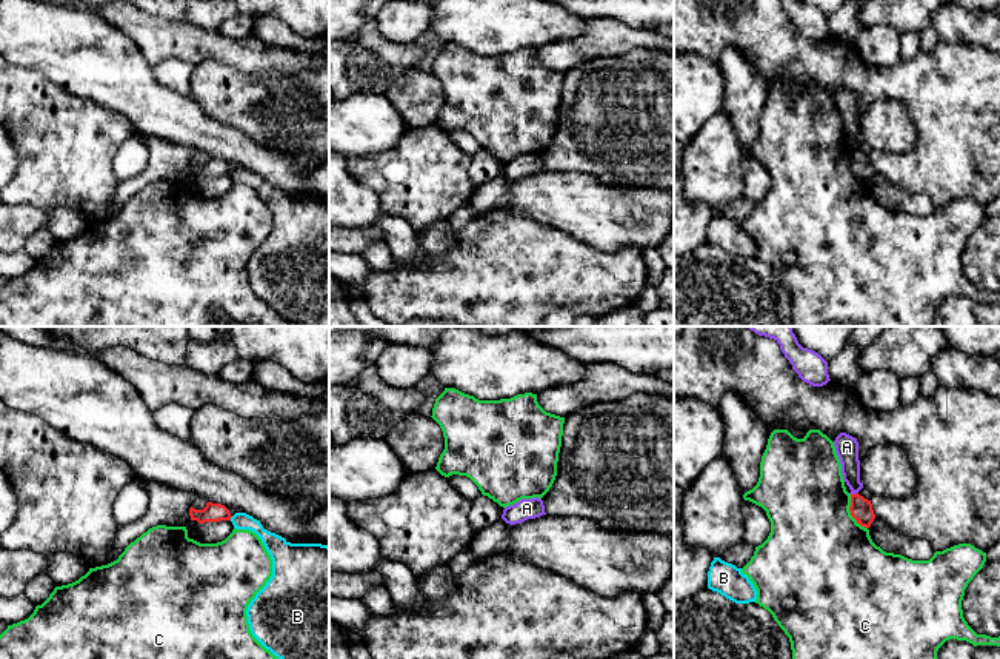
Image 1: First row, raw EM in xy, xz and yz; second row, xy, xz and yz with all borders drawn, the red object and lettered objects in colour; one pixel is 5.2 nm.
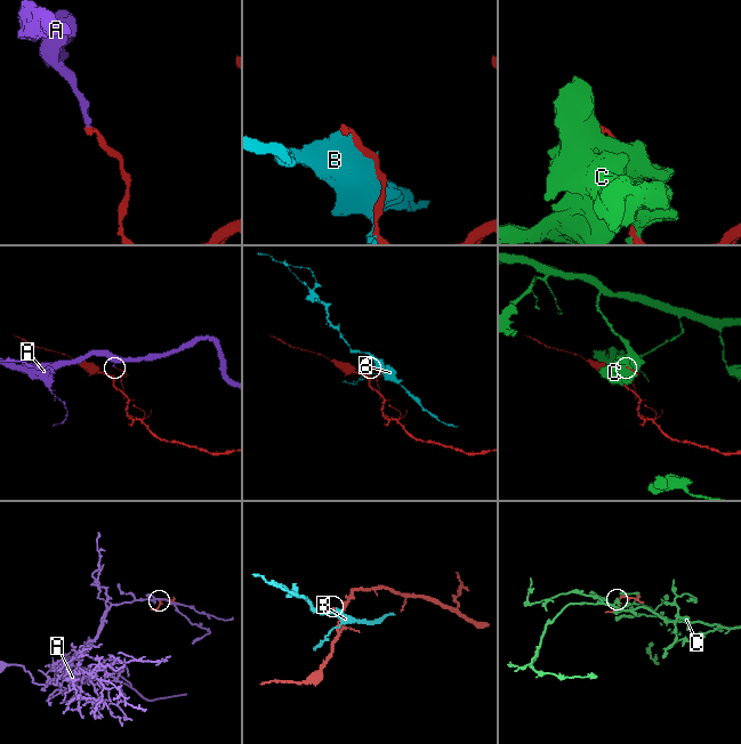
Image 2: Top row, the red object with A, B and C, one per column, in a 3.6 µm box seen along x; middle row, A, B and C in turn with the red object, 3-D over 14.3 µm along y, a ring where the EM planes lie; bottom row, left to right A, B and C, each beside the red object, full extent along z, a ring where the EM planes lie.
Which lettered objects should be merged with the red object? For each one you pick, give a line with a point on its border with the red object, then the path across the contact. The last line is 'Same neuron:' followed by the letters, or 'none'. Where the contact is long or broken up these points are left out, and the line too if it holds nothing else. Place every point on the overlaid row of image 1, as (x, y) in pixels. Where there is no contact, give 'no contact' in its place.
Same neuron: none

